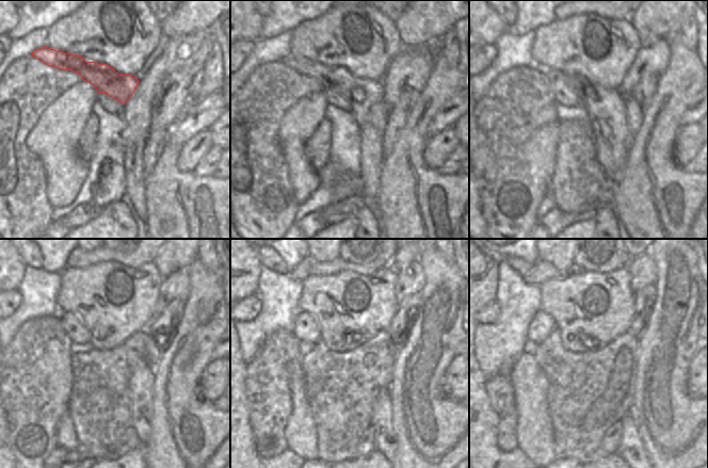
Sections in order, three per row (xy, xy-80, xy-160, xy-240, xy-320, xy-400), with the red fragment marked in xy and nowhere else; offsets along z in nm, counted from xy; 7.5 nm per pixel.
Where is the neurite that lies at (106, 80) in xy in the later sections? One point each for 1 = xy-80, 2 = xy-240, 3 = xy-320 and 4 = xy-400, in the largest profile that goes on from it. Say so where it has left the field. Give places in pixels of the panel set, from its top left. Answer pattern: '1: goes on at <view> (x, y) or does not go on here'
1: goes on at xy-80 (363, 94)
2: goes on at xy-240 (141, 383)
3: goes on at xy-320 (382, 419)
4: goes on at xy-400 (631, 448)

